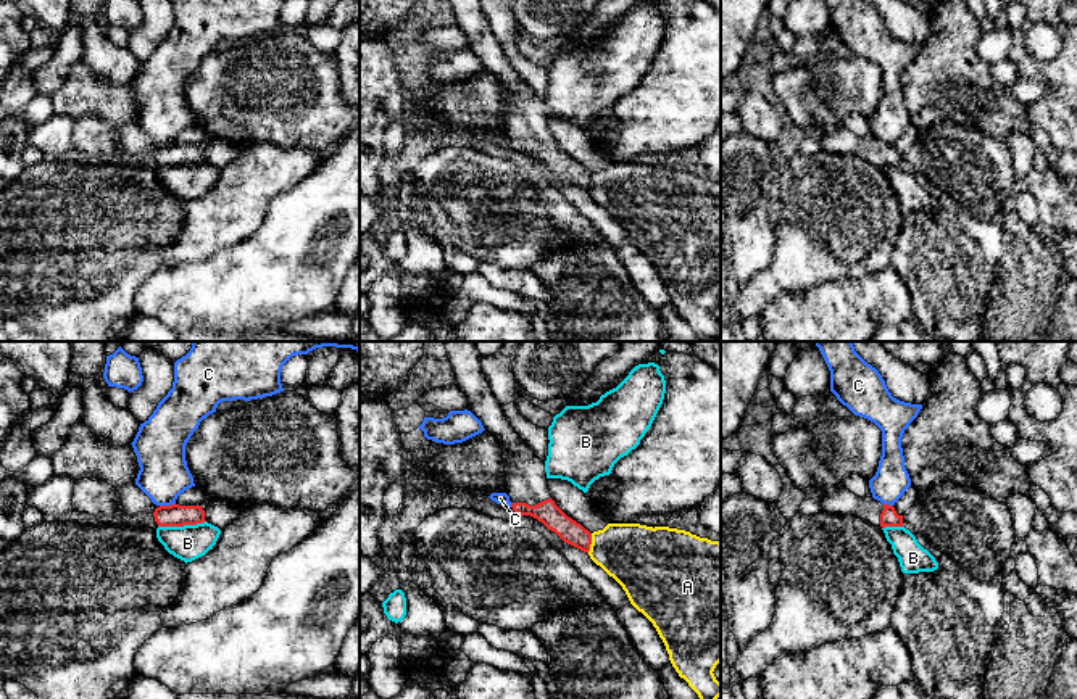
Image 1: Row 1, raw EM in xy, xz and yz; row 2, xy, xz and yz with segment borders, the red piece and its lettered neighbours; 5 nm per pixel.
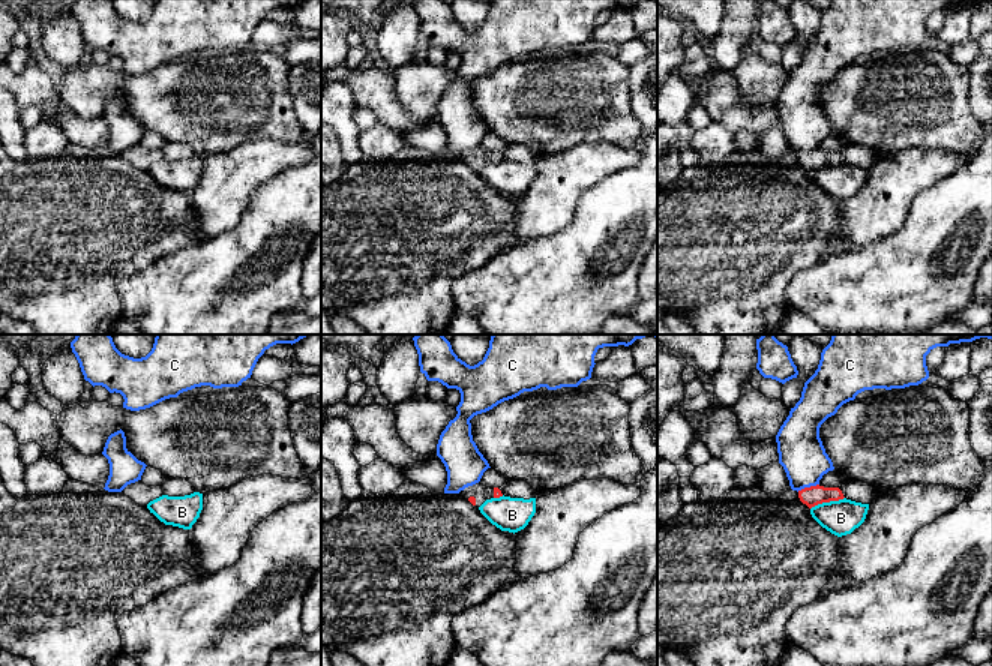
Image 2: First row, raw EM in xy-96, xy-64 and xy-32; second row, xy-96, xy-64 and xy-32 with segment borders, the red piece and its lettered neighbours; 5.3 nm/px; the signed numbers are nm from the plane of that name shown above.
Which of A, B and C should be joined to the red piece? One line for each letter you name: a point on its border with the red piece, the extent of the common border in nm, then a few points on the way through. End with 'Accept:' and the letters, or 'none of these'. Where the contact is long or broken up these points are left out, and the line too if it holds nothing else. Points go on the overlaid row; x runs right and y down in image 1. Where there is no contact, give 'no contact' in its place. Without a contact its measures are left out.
Accept: none of these

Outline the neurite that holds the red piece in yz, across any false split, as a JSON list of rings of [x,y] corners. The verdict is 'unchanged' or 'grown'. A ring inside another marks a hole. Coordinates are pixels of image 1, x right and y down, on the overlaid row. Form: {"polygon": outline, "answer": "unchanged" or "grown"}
{"polygon": [[[845,486],[817,491],[824,512],[856,515],[875,527],[903,527],[903,515],[893,506],[874,498],[859,498]]], "answer": "grown"}

